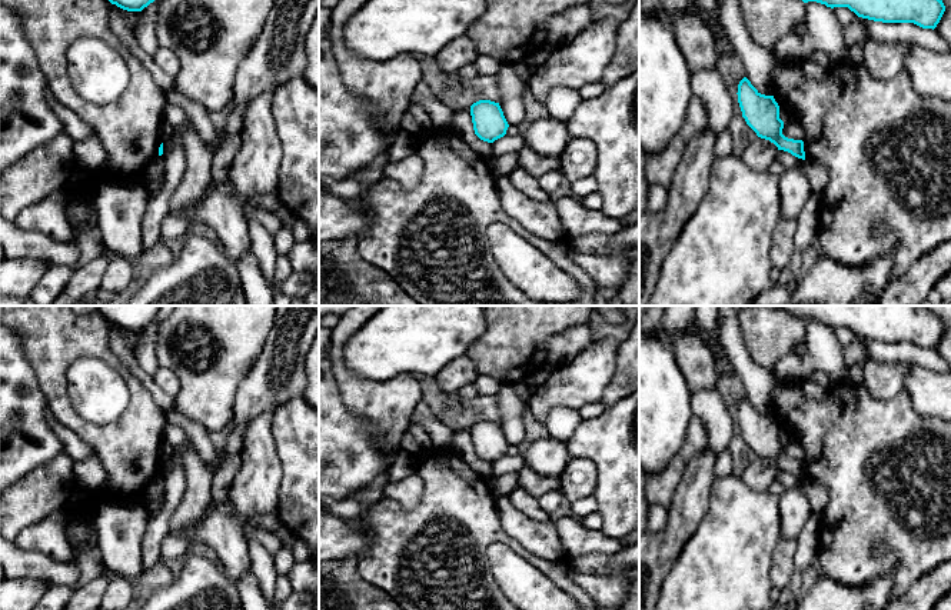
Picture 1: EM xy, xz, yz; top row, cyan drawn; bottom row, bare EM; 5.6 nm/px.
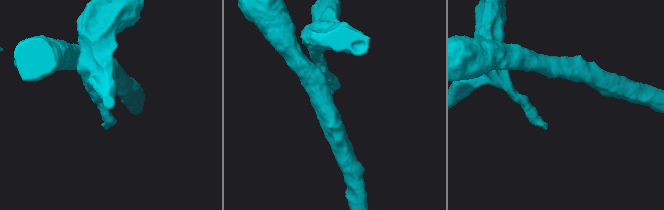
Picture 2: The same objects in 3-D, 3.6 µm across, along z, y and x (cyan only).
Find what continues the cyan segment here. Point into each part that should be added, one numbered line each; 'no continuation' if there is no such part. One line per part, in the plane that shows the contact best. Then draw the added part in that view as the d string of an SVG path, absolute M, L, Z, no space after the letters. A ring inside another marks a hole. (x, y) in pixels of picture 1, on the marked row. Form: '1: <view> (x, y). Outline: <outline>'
no continuation

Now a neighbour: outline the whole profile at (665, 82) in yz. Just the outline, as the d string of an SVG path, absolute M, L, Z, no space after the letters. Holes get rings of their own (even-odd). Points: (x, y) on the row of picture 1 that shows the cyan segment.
M639 10L639 147L644 157L662 151L679 133L692 97L692 73L669 19L652 10Z

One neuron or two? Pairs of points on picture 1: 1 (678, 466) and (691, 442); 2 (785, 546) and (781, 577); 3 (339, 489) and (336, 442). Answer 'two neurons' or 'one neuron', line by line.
1: one neuron
2: one neuron
3: one neuron

